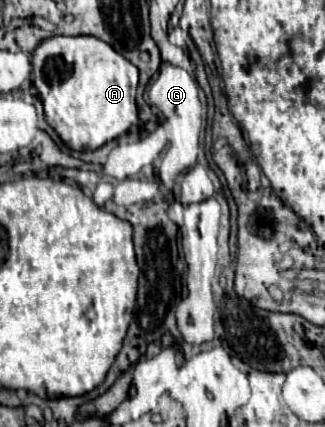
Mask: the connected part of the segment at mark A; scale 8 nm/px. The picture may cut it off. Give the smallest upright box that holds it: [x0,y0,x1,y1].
[32,36,139,150]

